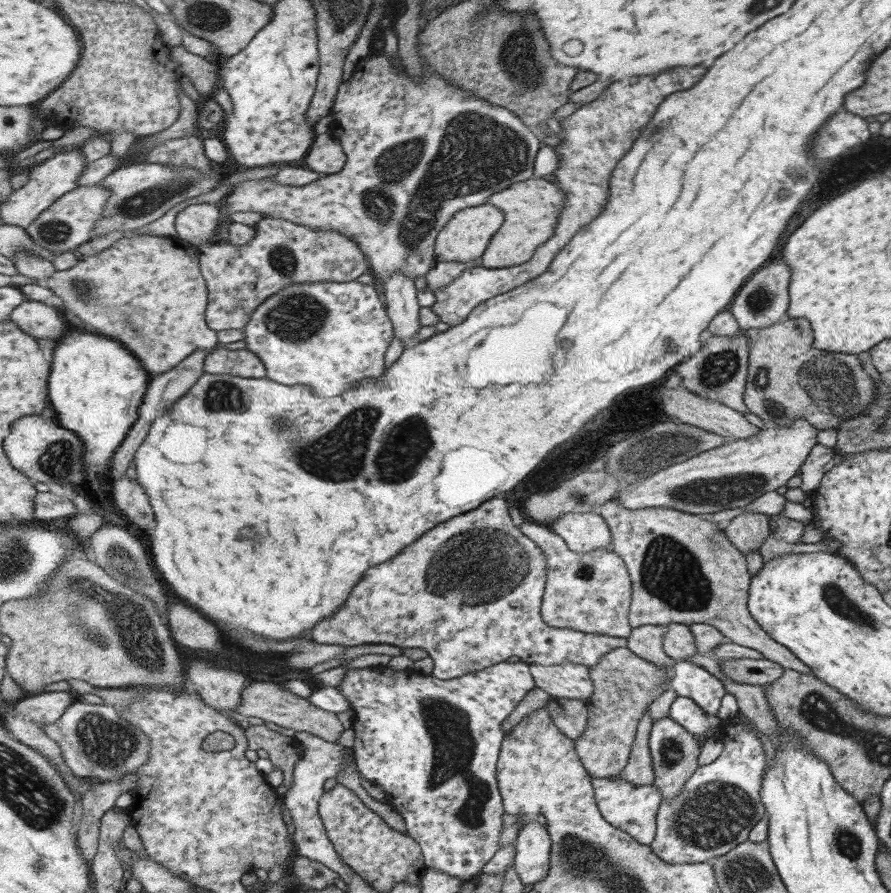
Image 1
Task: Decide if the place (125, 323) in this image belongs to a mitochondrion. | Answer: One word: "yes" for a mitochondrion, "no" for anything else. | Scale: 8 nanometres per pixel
yes

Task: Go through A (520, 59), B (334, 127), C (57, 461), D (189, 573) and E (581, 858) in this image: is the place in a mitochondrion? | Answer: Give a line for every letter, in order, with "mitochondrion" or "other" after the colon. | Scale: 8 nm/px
A: mitochondrion
B: other
C: mitochondrion
D: other
E: mitochondrion

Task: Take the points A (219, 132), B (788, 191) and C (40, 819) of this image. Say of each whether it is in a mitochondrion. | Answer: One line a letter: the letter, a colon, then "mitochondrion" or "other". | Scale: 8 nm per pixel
A: other
B: mitochondrion
C: mitochondrion

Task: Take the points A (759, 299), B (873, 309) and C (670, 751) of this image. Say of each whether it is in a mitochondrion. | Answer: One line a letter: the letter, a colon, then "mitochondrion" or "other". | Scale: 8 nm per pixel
A: mitochondrion
B: other
C: mitochondrion

